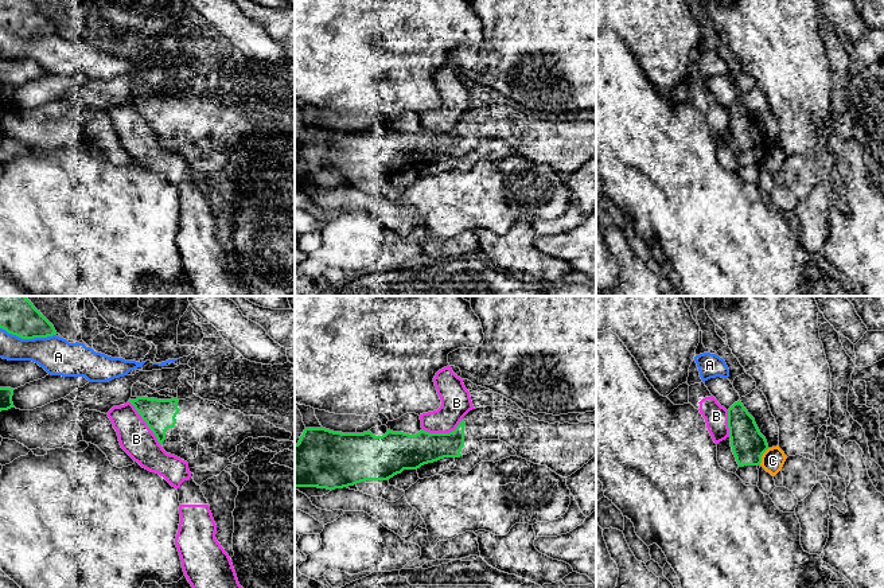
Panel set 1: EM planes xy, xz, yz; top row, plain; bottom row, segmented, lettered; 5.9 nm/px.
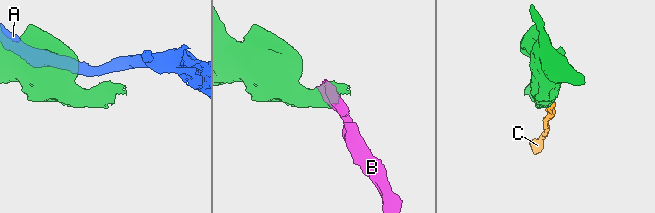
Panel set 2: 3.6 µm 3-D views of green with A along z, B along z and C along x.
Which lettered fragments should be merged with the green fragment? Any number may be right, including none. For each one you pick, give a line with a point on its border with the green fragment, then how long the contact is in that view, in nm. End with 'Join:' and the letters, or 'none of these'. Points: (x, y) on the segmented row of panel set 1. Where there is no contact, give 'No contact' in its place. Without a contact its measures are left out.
Join: none of these

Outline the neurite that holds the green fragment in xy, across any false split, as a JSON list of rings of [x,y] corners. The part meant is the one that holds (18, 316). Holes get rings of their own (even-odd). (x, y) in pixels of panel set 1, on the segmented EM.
[[[0,296],[0,328],[22,339],[57,335],[54,326],[26,296]]]

